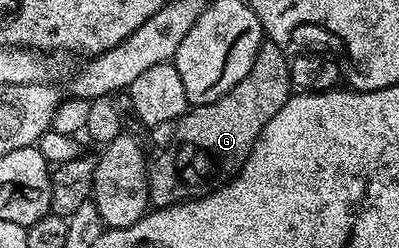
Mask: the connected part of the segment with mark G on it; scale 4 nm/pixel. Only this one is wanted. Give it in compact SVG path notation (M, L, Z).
M262 40L255 55L255 63L251 63L251 71L247 71L247 75L243 75L243 79L239 79L239 83L235 83L231 91L227 91L218 101L192 106L177 122L173 143L156 154L157 165L155 163L149 165L150 206L165 209L168 205L179 204L180 201L192 201L204 197L206 193L221 188L226 181L232 181L241 172L241 168L257 144L259 135L273 124L273 120L291 100L293 84L289 78L289 57L281 49L284 48L276 41Z

